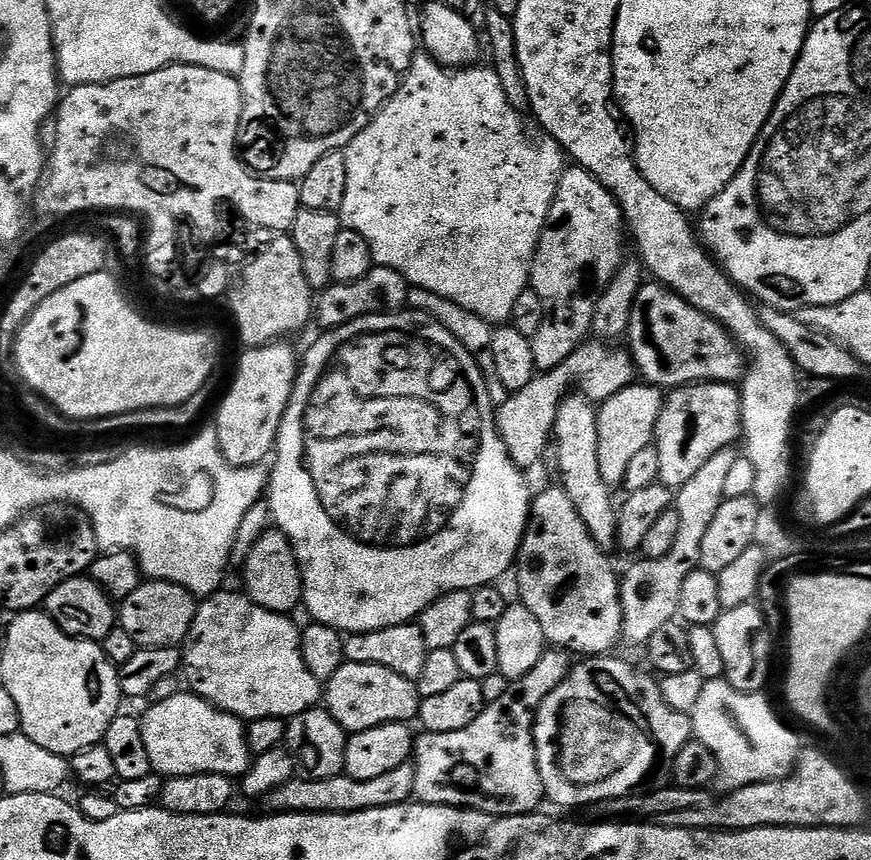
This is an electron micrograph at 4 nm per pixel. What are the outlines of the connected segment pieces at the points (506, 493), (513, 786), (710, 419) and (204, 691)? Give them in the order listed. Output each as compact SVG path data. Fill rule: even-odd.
M412 311L370 314L320 334L324 336L318 337L299 361L296 385L280 423L274 459L270 464L266 503L272 512L272 524L291 542L296 551L296 561L300 563L300 577L304 583L303 607L308 607L308 612L312 615L309 617L315 623L337 628L341 634L373 632L399 624L411 624L439 596L495 585L496 579L506 575L508 567L510 572L517 563L520 544L528 528L528 513L532 511L533 493L528 493L525 473L510 458L499 432L496 431L492 396L484 385L484 376L480 373L475 358L450 329L443 328L424 312ZM342 452L348 456L352 456L352 452L382 452L384 458L366 460L370 462L370 466L366 466L366 476L360 478L360 474L356 474L352 478L346 474L334 474L338 466L348 460Z
M564 650L545 651L544 657L522 678L509 683L506 694L498 702L485 704L482 714L466 726L466 730L454 730L450 734L421 731L414 740L414 751L410 763L414 770L412 795L422 804L442 804L446 808L467 808L473 812L485 812L487 816L530 816L537 811L546 797L542 778L538 774L536 743L532 727L536 721L536 711L554 690L568 676L573 661Z
M688 384L667 393L658 414L654 446L658 450L659 483L673 490L679 488L705 462L723 448L731 448L741 439L740 389L734 384Z
M221 590L199 601L196 617L182 645L183 683L195 695L245 722L258 718L287 721L317 707L322 700L322 682L314 678L314 674L306 670L306 662L302 662L298 624L296 628L292 618L266 610L248 599L247 595L237 592Z

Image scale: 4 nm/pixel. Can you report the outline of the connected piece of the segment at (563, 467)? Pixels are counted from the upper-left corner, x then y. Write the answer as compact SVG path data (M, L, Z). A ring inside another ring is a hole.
M569 394L560 403L556 412L554 429L554 452L556 448L556 464L560 467L559 487L574 502L590 538L596 545L608 550L616 544L616 513L617 505L612 505L613 489L602 482L602 472L598 470L598 422L597 409L593 401L579 394Z

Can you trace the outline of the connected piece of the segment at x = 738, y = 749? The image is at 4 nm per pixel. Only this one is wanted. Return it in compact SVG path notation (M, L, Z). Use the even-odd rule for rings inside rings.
M705 680L702 695L690 713L692 735L710 750L716 759L717 777L715 787L727 794L742 786L750 786L767 780L780 780L796 766L802 743L776 717L768 705L767 695L755 692L739 692L728 681Z

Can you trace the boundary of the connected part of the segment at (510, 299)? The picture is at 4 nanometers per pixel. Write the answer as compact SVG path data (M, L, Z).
M417 54L412 60L410 70L400 81L400 88L376 113L372 121L350 141L343 149L346 158L346 198L342 198L339 210L341 225L354 230L366 238L366 246L370 246L373 265L377 268L398 270L402 278L413 289L421 288L432 296L441 296L468 312L473 312L480 320L489 320L492 326L500 326L511 321L514 302L518 302L518 294L529 287L532 274L532 259L540 236L544 233L550 214L550 206L556 197L558 182L566 167L566 153L555 140L528 140L524 133L524 120L521 113L506 98L506 90L502 90L502 82L498 82L496 69L491 66L469 66L466 68L443 68L433 56Z

